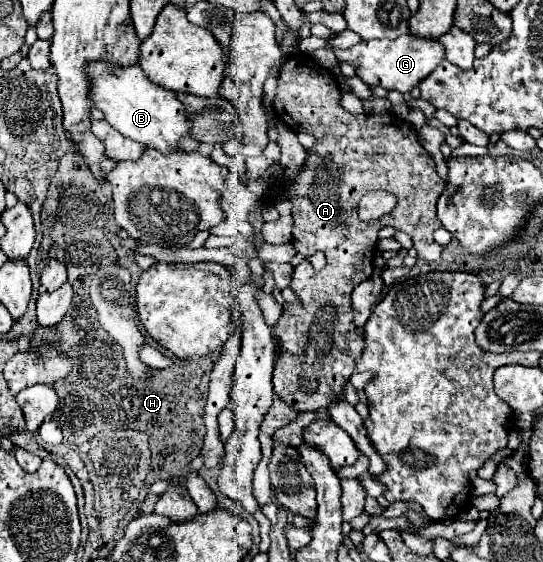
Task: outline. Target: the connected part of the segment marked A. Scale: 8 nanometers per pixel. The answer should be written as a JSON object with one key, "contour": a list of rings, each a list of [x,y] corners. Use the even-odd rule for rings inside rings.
{"contour":[[[296,53],[290,55],[284,61],[284,67],[280,67],[278,75],[278,89],[274,99],[274,113],[280,121],[284,121],[292,131],[296,133],[310,133],[316,137],[312,145],[312,155],[306,159],[304,167],[280,183],[280,187],[270,189],[264,197],[266,203],[278,203],[282,199],[288,199],[292,203],[292,217],[294,217],[294,229],[292,229],[292,245],[302,255],[314,255],[316,251],[322,251],[326,255],[326,267],[322,271],[314,271],[310,261],[304,259],[298,267],[292,271],[292,283],[290,289],[296,293],[298,303],[284,303],[282,317],[274,325],[274,337],[280,341],[280,349],[274,363],[272,383],[274,393],[288,403],[294,411],[318,411],[326,409],[332,399],[342,395],[344,383],[350,379],[350,375],[356,371],[356,359],[362,353],[364,339],[358,333],[356,325],[352,323],[352,305],[350,305],[350,293],[356,285],[360,285],[364,279],[368,279],[374,271],[372,265],[372,253],[374,253],[374,241],[378,239],[378,231],[386,225],[394,227],[396,231],[404,231],[412,237],[414,247],[418,251],[418,259],[436,263],[440,259],[442,247],[434,243],[432,233],[440,227],[440,221],[436,219],[436,201],[442,195],[446,181],[442,181],[436,173],[436,163],[430,157],[430,153],[422,147],[418,133],[402,121],[398,115],[352,115],[340,107],[340,87],[338,81],[328,75],[330,71],[320,67],[308,53]],[[372,189],[384,189],[392,195],[396,195],[398,203],[392,209],[392,213],[376,219],[376,221],[362,221],[358,217],[358,203],[360,199],[372,191]]]}

